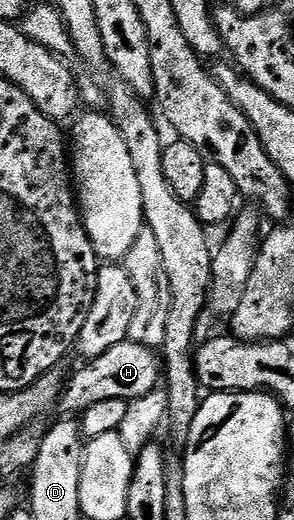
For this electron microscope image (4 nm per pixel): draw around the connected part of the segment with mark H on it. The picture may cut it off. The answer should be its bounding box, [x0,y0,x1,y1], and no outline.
[55,339,159,415]

